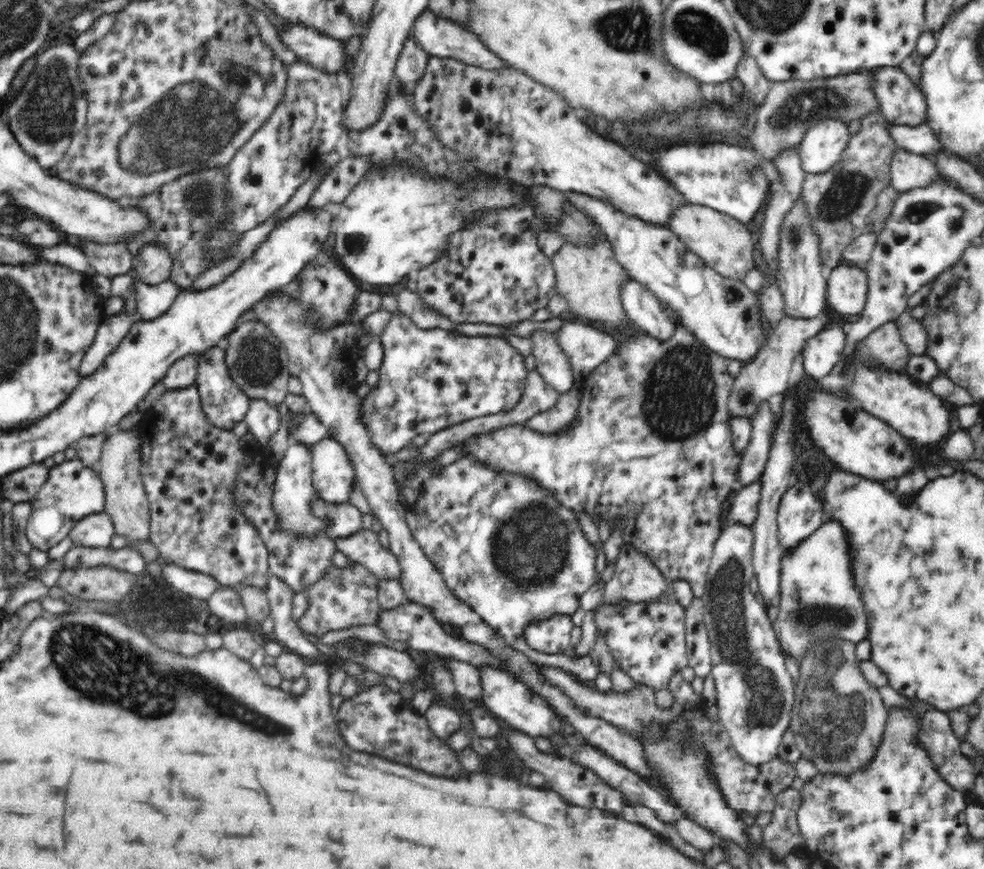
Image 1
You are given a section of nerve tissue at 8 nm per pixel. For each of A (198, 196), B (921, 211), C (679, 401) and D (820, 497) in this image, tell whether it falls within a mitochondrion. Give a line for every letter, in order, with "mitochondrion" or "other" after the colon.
A: mitochondrion
B: other
C: mitochondrion
D: other

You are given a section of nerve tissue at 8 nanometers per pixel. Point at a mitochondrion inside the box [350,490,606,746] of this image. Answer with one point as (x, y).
(529, 542)

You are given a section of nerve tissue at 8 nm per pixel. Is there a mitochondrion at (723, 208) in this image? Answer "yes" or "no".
no

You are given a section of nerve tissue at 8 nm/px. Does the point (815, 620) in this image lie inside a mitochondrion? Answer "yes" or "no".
yes

